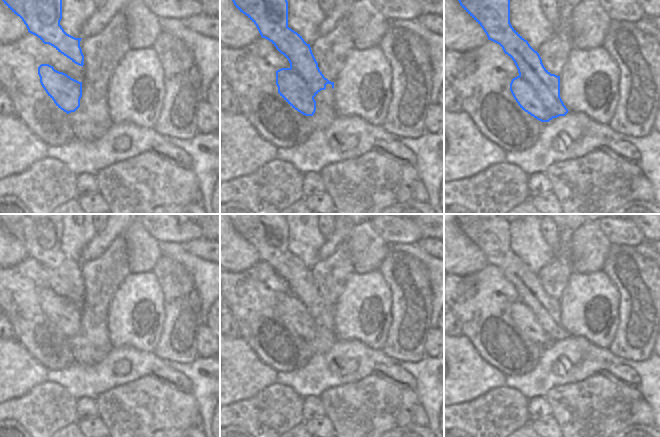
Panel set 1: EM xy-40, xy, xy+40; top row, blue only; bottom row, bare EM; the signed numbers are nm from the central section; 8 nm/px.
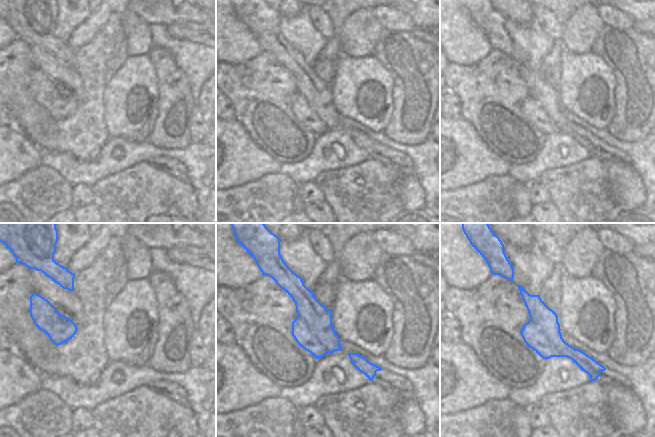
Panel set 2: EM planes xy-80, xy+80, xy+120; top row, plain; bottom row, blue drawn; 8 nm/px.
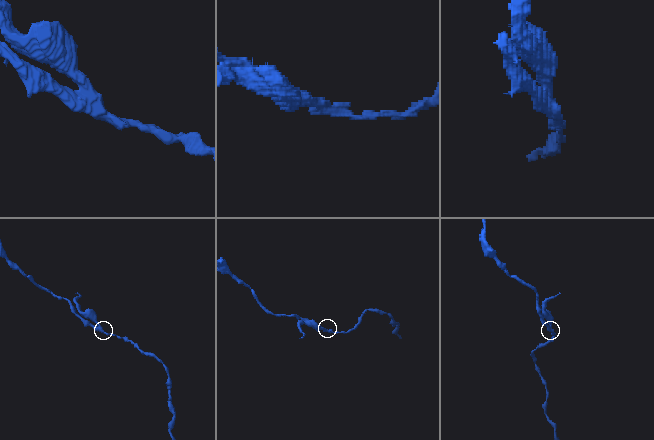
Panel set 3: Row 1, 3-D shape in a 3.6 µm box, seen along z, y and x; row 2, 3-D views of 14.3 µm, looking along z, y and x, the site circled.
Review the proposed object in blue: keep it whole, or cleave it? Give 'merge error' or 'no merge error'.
merge error

